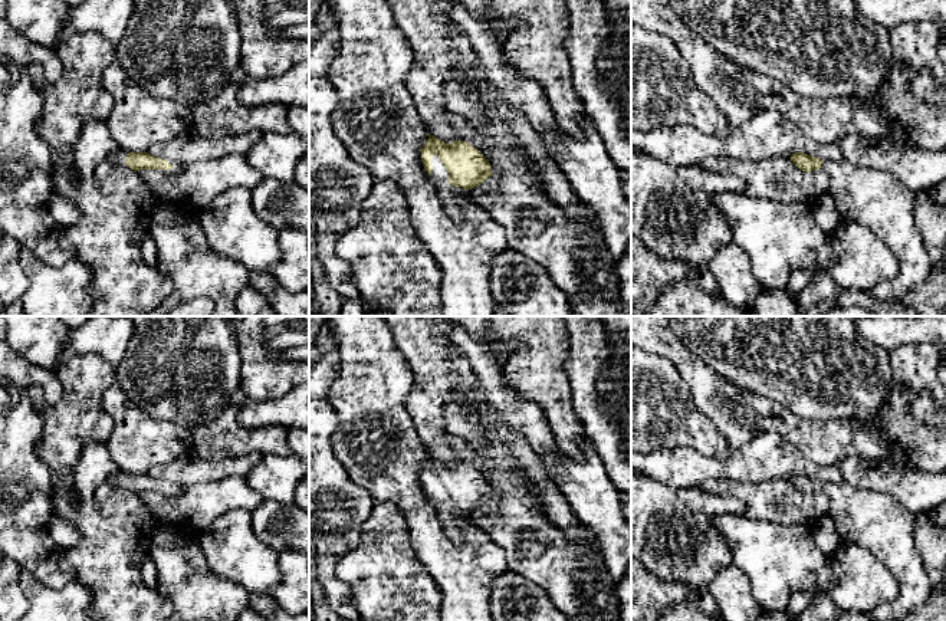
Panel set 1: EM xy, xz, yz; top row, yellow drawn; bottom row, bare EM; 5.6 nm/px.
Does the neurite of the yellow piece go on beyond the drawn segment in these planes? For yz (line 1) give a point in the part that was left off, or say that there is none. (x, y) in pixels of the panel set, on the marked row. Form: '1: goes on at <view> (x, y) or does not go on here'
1: goes on at yz (874, 199)

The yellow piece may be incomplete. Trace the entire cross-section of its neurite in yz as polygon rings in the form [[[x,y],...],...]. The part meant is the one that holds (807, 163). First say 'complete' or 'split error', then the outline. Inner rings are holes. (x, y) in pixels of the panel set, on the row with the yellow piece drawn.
split error | [[[795,152],[791,161],[805,172],[821,168],[830,178],[828,194],[841,218],[871,230],[897,257],[897,276],[868,290],[873,299],[881,303],[897,302],[927,279],[933,262],[916,227],[916,193],[887,171],[860,167],[845,160],[822,161]]]

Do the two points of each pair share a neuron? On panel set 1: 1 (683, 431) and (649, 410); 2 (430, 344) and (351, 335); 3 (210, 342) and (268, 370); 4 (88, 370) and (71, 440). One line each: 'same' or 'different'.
1: same
2: different
3: different
4: same

